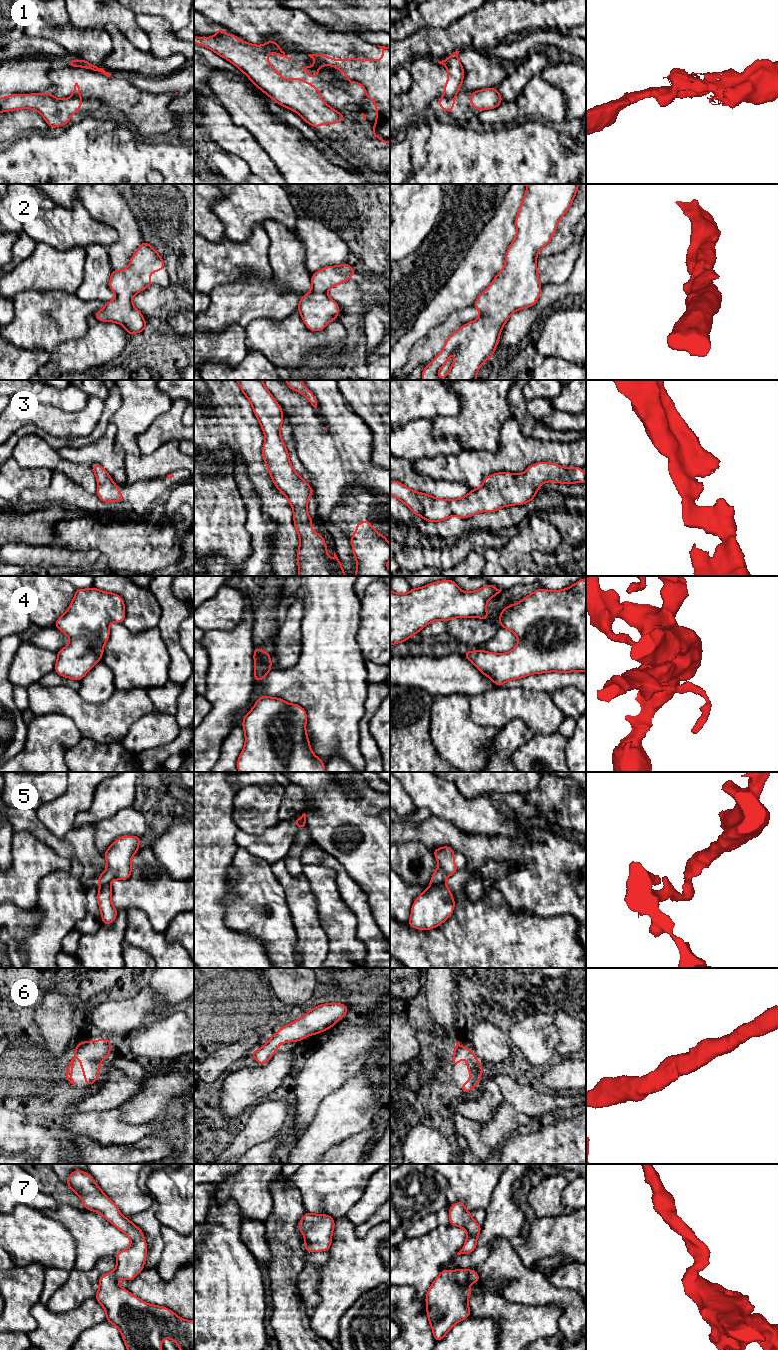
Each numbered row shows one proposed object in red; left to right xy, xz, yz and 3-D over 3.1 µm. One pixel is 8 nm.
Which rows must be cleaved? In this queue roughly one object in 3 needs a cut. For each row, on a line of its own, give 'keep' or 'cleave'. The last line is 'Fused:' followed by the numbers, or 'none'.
1: cleave
2: keep
3: keep
4: keep
5: cleave
6: keep
7: keep
Fused: 1, 5

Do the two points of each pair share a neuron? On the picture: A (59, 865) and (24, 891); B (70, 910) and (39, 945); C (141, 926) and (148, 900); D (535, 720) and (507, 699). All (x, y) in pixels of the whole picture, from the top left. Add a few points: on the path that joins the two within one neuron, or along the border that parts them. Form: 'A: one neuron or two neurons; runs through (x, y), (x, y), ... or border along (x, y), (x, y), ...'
A: one neuron; runs through (49, 865), (46, 865), (30, 881)
B: one neuron; runs through (61, 919), (48, 936)
C: two neurons; border along (126, 909), (139, 908), (151, 926), (159, 931)
D: one neuron; runs through (528, 713), (518, 703), (514, 703)

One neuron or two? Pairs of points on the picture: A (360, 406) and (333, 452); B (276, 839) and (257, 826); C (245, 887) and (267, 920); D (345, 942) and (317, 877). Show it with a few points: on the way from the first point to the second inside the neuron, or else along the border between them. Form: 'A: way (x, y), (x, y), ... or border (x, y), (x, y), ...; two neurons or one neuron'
A: border (341, 394), (345, 403), (365, 423), (370, 431); two neurons
B: border (279, 821), (261, 834), (249, 834), (241, 831); two neurons
C: way (254, 895), (257, 895), (262, 900), (262, 911); one neuron
D: way (340, 926), (333, 914), (326, 893); one neuron

